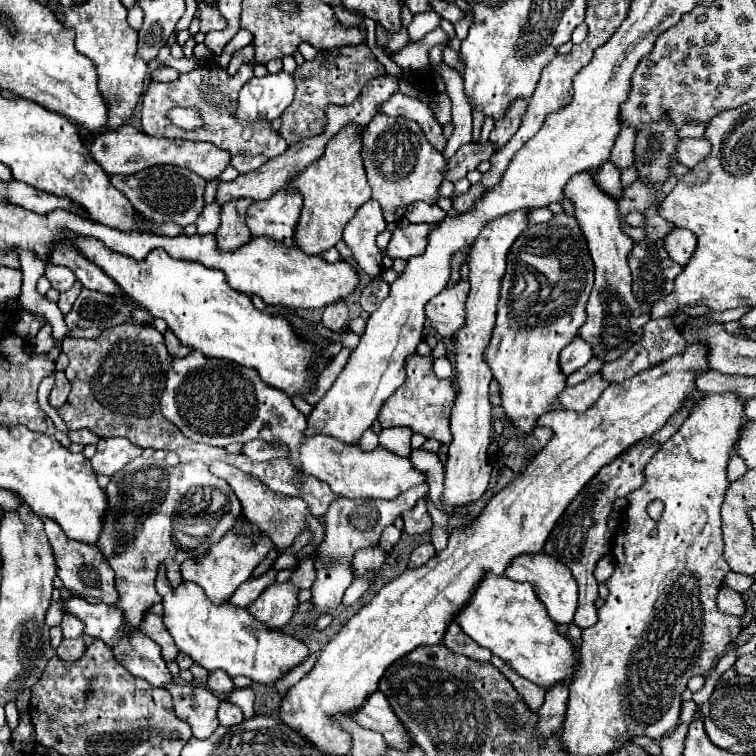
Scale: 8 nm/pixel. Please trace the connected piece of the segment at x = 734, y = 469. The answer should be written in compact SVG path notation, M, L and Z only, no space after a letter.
M732 455L730 457L730 461L728 461L728 479L730 481L734 481L734 479L738 479L738 477L742 477L744 473L746 473L746 463L744 463L744 459L740 457L740 455Z

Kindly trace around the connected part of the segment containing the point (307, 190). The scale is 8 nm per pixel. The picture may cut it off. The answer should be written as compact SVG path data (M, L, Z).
M346 123L326 145L324 155L310 163L294 183L304 197L302 215L296 227L296 245L310 255L320 255L322 251L334 247L342 239L346 223L356 215L360 205L370 199L370 185L366 181L366 171L362 165L362 129L356 123Z

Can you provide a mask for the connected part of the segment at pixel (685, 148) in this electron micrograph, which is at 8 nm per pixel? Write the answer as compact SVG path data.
M704 137L702 139L682 139L676 147L678 163L686 165L688 169L692 169L708 153L710 153L710 145L708 145L708 141L704 141Z

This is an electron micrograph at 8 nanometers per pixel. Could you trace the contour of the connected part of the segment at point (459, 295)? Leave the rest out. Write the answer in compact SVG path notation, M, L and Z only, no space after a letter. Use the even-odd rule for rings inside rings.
M460 279L450 289L442 289L440 295L428 301L426 317L432 321L432 327L450 337L460 325L464 325L464 301L468 297L468 281Z

